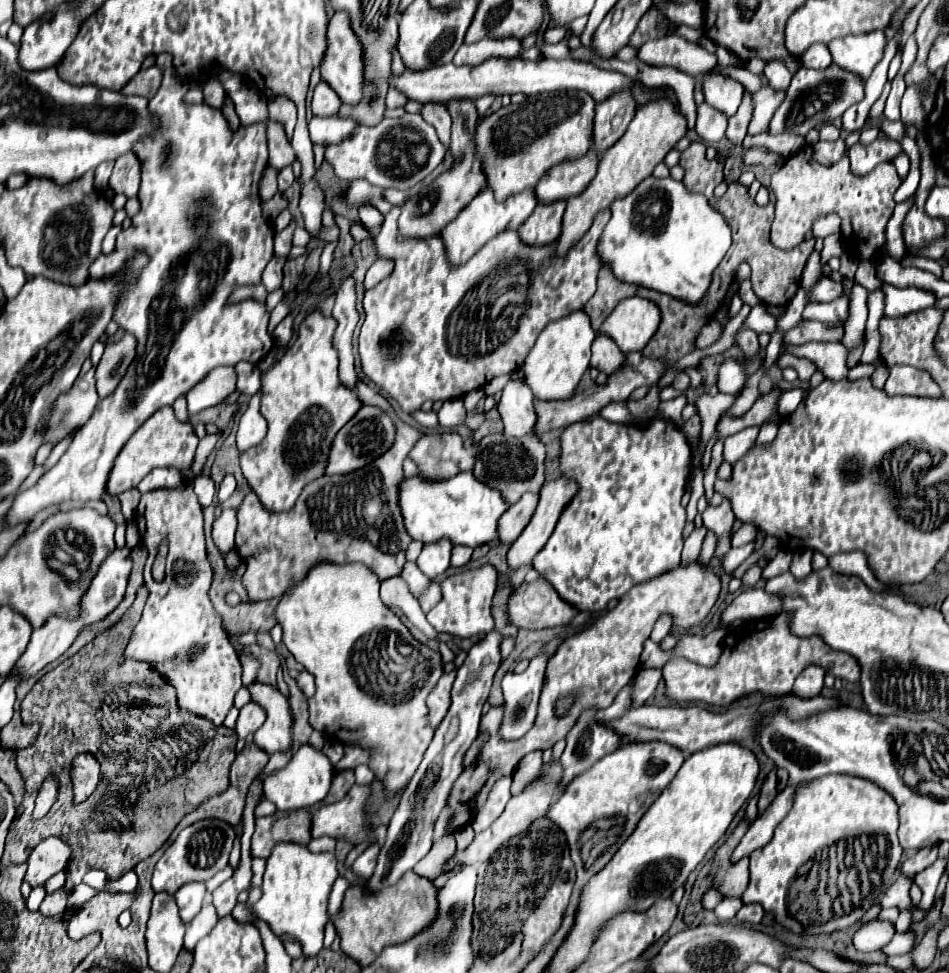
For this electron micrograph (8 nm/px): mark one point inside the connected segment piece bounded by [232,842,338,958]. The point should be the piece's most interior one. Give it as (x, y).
(297, 883)

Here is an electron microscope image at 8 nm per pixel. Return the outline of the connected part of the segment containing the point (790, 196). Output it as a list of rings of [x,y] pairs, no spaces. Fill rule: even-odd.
[[[804,146],[802,150],[798,150],[798,154],[788,158],[772,176],[772,190],[776,194],[776,218],[772,222],[770,240],[776,248],[792,250],[804,240],[804,234],[810,230],[812,222],[818,216],[834,212],[842,218],[844,224],[852,228],[855,243],[851,243],[851,236],[843,236],[847,242],[846,248],[851,250],[850,254],[860,260],[874,260],[885,242],[886,222],[894,210],[892,196],[900,184],[902,180],[896,174],[892,162],[882,162],[870,174],[860,178],[850,174],[848,156],[844,156],[834,166],[822,166],[812,158],[810,146]]]

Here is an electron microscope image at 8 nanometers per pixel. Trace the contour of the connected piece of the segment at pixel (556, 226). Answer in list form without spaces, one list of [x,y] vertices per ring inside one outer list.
[[[550,202],[550,204],[538,204],[536,210],[528,216],[528,220],[518,228],[520,238],[526,244],[534,246],[546,246],[554,242],[560,236],[562,230],[562,214],[566,210],[566,202]]]

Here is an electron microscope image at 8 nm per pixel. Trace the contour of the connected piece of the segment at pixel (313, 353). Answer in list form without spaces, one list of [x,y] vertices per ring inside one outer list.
[[[312,312],[300,324],[298,338],[282,360],[260,376],[260,414],[268,422],[268,434],[258,446],[240,456],[240,466],[250,490],[270,512],[290,510],[304,486],[324,476],[334,436],[362,406],[356,392],[338,380],[338,352],[332,346],[334,330],[336,320]]]

